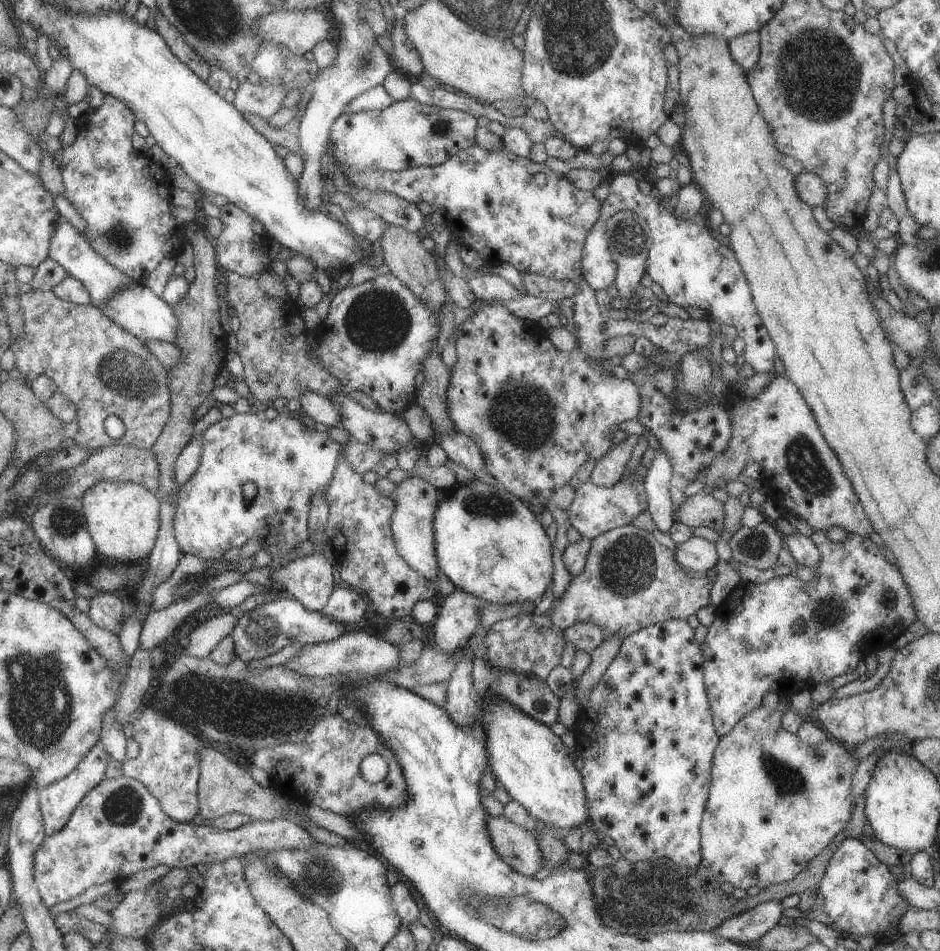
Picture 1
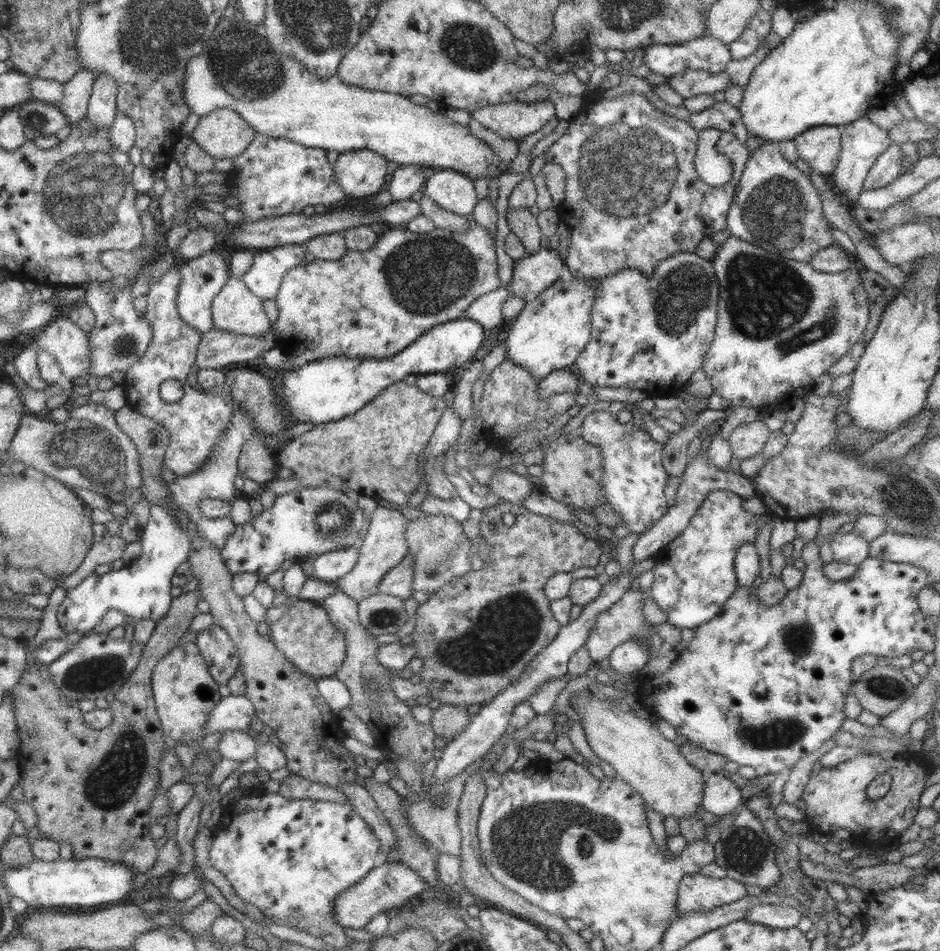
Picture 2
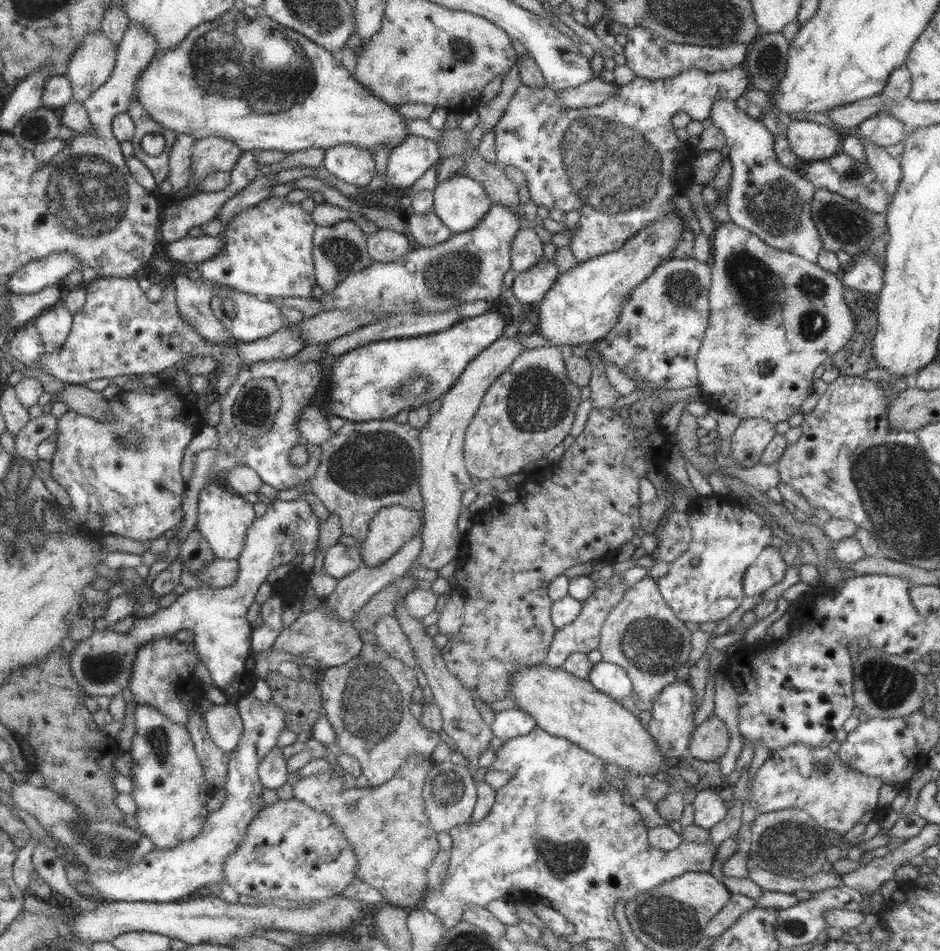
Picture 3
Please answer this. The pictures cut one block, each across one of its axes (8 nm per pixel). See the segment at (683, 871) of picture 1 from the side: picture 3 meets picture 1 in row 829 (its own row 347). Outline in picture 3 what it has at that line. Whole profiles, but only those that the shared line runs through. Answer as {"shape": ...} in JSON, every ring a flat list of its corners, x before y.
{"shape":[[844,288,843,300,853,313,855,329,847,345,832,354,828,365,838,367,840,375,862,376,867,370,876,368,872,360,872,341,876,334,878,293]]}

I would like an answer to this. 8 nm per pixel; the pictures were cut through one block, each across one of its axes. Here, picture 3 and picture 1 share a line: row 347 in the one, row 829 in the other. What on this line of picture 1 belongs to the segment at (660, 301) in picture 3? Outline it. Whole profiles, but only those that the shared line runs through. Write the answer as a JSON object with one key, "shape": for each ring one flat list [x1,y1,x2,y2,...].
{"shape":[[668,619,629,634,622,638,622,644,612,662,603,675,596,681,593,689,586,695,580,706,579,715,573,735,575,738,575,754,583,761,580,776,586,795,590,827,602,837,608,836,616,846,620,856,629,863,654,862,666,859,678,868,695,869,701,863,700,823,711,783,712,759,719,737,715,733,710,714,709,702,703,683,703,658,700,645,695,641,694,630,689,628,685,619]]}

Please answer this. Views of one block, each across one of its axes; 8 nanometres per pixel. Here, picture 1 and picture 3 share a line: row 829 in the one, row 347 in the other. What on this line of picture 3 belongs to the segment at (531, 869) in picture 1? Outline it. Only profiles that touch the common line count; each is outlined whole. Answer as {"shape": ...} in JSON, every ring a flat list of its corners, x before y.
{"shape":[[517,335,512,338,500,336,490,346,477,354,455,383,446,390,441,400,441,407,431,414,428,422,419,429,420,480,422,496,421,550,415,563,421,568,437,571,449,561,458,560,463,534,457,530,457,517,460,513,461,493,473,488,463,462,463,443,465,429,474,418,488,387,502,374,511,362,524,352]]}

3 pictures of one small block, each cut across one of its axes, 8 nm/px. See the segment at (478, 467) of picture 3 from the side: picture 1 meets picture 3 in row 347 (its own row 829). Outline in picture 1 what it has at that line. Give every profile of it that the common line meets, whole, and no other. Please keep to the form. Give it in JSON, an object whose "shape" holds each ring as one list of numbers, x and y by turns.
{"shape":[[543,825,539,834,533,834,536,839,537,845,541,850,544,866,542,870,539,870,534,876,536,879,543,879,553,867,563,865,565,862,565,855,569,852,563,844,561,844,561,838,565,835,565,831,561,829,555,829,554,827,547,827]]}

